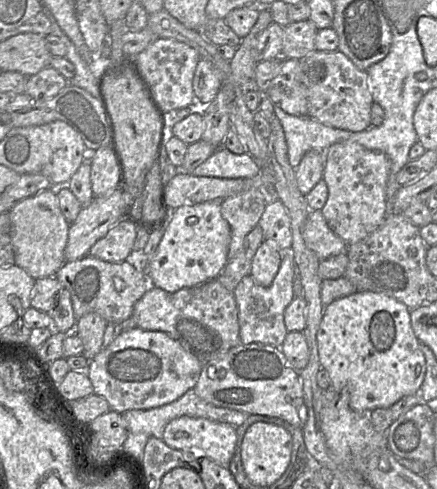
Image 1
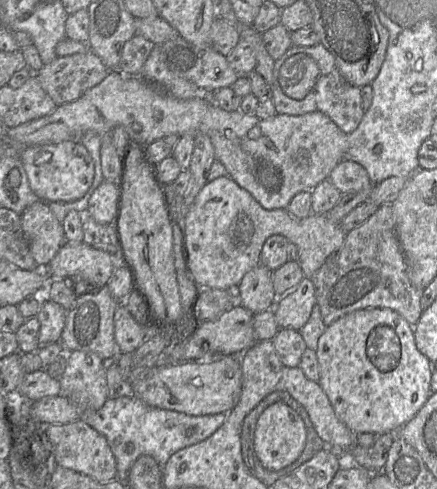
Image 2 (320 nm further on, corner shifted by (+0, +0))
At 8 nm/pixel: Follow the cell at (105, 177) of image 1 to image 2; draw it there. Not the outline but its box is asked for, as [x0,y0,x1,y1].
[84,179,117,225]

